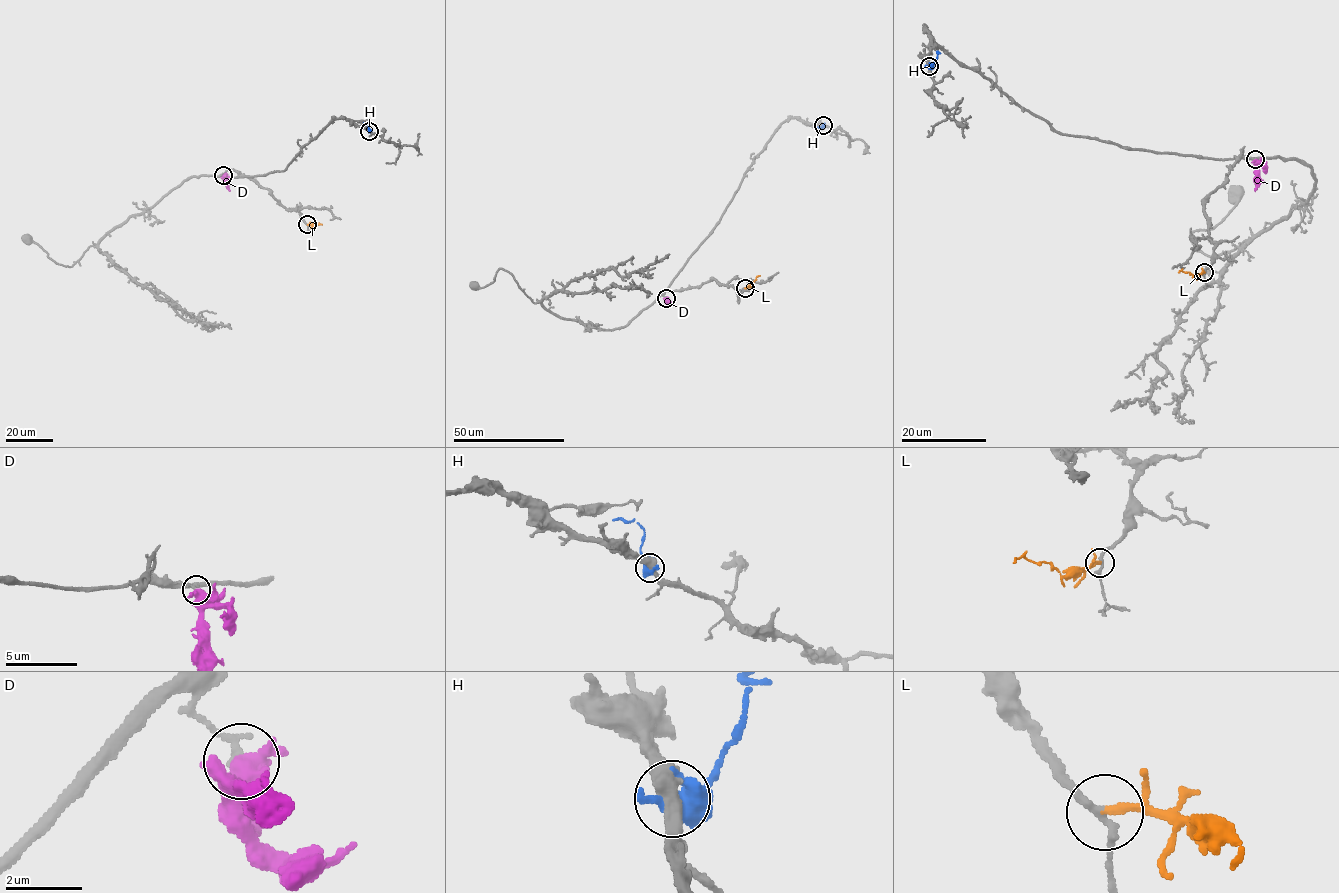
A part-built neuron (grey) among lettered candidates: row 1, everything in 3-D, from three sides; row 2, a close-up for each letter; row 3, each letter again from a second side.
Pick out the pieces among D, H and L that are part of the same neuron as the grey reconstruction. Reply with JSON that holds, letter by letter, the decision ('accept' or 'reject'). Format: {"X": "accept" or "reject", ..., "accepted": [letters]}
{"D": "reject", "H": "reject", "L": "accept", "accepted": ["L"]}

